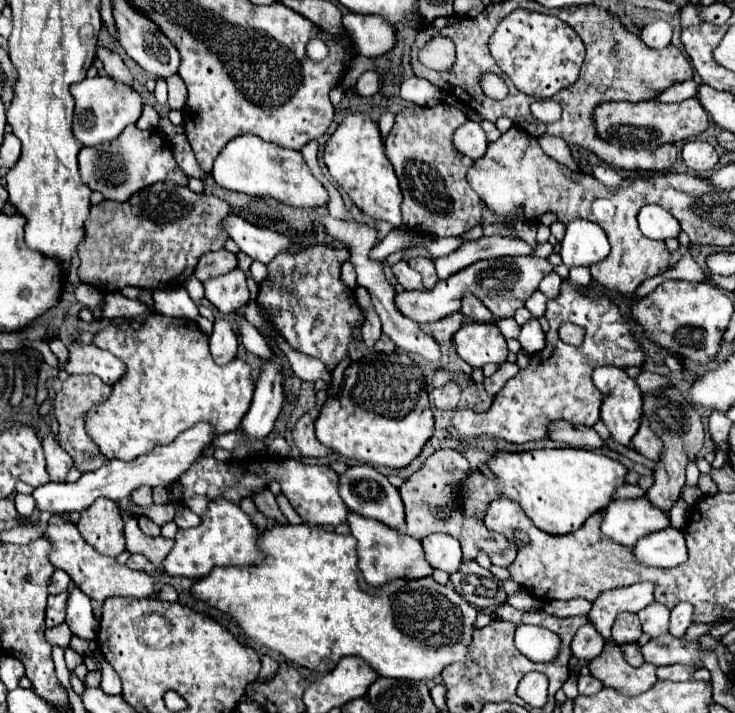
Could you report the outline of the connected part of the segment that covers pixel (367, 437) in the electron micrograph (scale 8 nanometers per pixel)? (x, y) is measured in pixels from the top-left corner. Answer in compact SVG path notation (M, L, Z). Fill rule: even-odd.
M405 352L367 354L351 362L339 394L323 404L315 434L323 446L361 464L407 468L433 436L433 412L419 366Z

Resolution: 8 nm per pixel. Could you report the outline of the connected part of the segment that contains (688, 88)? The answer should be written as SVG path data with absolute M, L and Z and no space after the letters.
M685 80L681 84L673 84L663 94L657 96L659 102L681 102L687 98L693 98L697 94L697 84L693 80Z

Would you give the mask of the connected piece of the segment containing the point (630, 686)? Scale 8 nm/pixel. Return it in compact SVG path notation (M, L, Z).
M615 642L605 644L601 656L589 662L589 670L605 686L611 686L621 694L631 694L631 696L649 690L657 682L655 666L651 664L643 664L641 668L629 666Z

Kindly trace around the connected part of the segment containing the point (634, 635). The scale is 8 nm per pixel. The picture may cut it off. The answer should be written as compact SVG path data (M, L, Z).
M623 612L613 624L613 640L617 644L631 644L637 642L641 636L641 622L637 614L633 612Z

